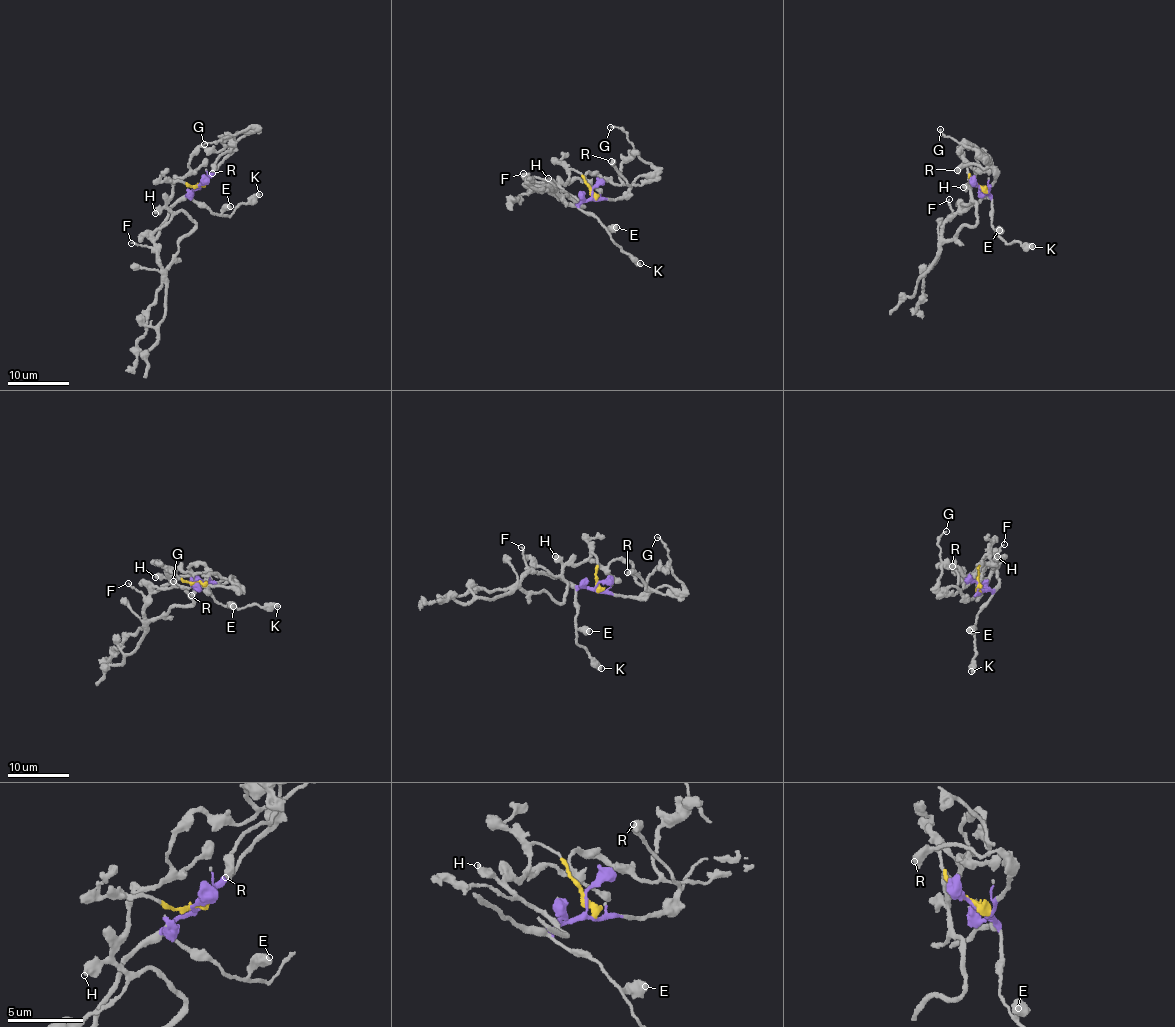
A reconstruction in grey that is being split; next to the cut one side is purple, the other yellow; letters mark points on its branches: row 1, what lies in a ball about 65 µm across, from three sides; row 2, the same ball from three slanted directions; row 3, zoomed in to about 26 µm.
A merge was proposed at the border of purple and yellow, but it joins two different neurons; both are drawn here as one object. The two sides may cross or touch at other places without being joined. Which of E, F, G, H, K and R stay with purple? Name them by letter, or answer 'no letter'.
E, F, G, K, R

